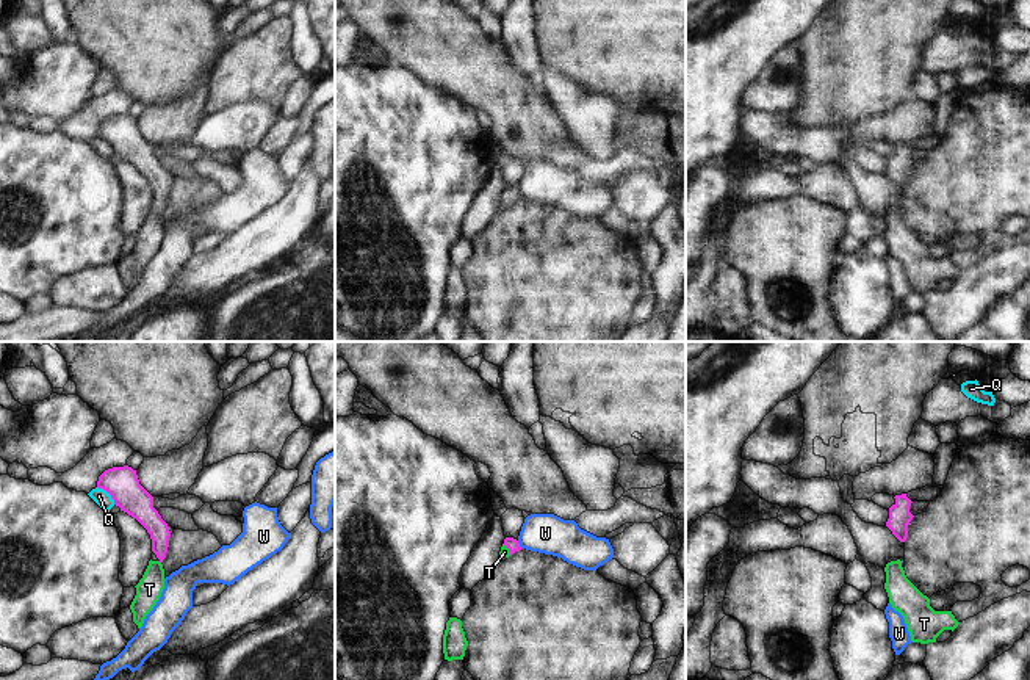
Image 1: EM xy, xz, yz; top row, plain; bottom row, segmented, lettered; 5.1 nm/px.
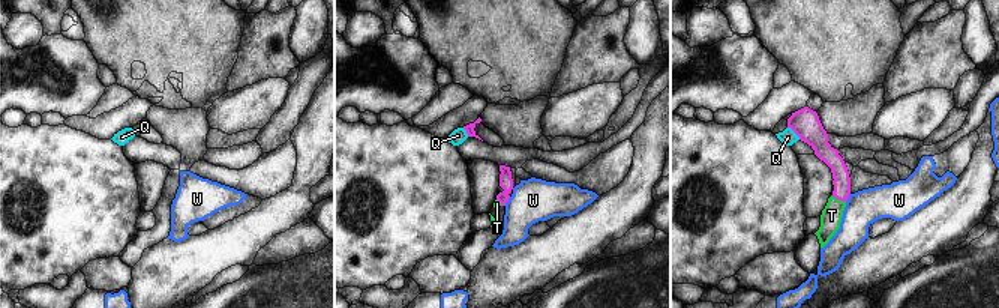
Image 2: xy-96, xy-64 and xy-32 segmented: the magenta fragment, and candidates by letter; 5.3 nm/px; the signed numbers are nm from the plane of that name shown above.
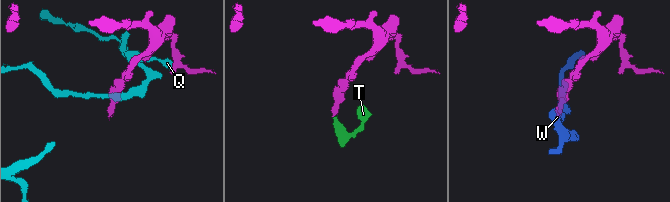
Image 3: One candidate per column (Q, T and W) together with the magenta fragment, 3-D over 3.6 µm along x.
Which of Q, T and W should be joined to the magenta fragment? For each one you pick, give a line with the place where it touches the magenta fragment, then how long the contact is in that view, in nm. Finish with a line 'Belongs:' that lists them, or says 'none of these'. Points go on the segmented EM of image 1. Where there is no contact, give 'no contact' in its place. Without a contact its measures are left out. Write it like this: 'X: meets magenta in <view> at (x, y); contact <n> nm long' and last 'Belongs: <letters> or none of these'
T: meets magenta in xz at (507, 547); contact 70 nm long
Belongs: T

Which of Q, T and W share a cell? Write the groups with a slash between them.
Q / T / W

